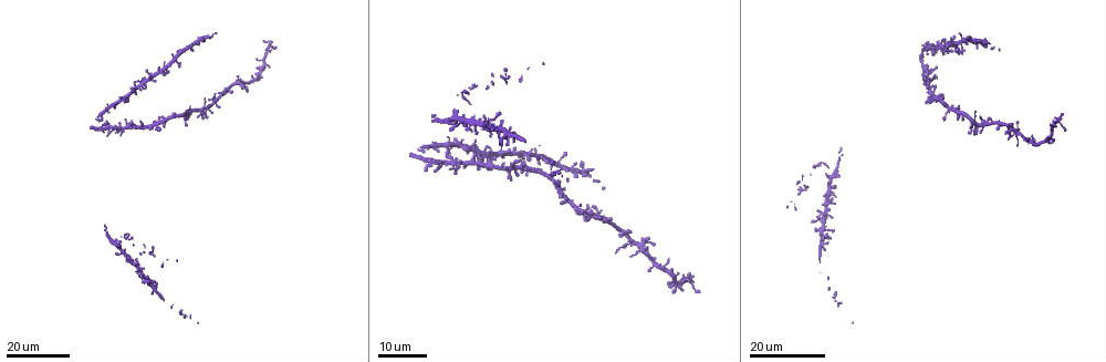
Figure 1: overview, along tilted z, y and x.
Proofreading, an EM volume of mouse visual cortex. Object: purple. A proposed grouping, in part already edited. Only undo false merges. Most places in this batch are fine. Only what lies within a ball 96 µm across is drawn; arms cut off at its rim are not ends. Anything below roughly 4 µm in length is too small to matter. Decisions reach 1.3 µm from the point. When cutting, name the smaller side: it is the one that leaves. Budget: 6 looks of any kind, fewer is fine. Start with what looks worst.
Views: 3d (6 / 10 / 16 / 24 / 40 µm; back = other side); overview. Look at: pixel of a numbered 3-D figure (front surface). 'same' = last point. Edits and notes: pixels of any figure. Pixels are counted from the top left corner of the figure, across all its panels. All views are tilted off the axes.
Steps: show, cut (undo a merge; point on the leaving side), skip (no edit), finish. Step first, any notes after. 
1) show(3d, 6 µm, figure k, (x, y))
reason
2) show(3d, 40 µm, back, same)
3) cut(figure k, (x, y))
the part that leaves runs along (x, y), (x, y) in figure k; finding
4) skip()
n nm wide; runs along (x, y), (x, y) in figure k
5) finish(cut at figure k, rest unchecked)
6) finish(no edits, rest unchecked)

show(3d, 24 µm, figure 1, (157, 124))

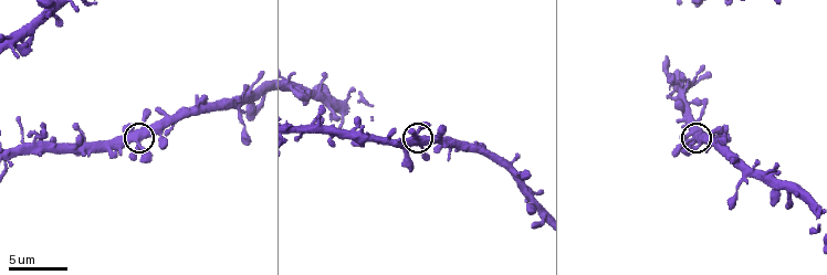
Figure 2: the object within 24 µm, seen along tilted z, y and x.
show(3d, 6 µm, figure 2, (137, 143))
closer look

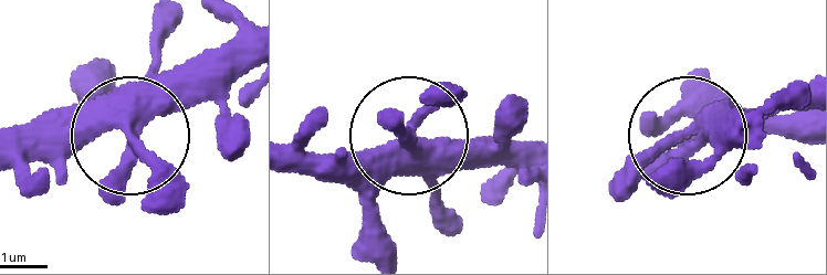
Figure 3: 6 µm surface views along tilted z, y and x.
skip()
450 nm wide; continuous, no second neuron

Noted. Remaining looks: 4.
show(3d, 16 µm, figure 1, (628, 242))
two arms in line, one across

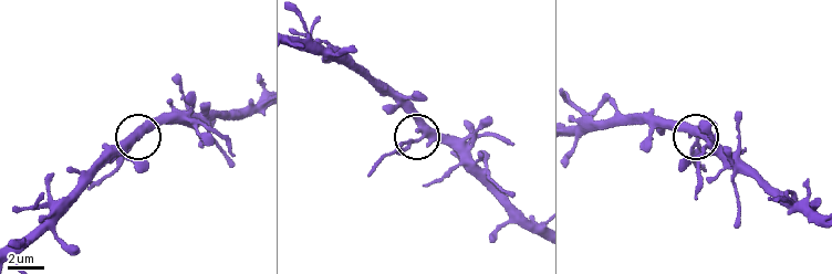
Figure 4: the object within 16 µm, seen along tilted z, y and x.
show(3d, 6 µm, figure 4, (424, 138))

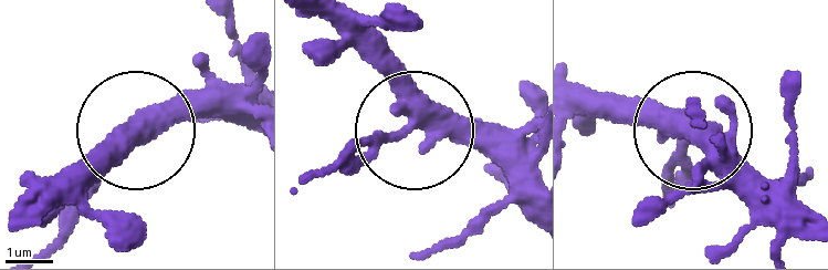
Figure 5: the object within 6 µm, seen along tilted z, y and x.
skip()
310 nm wide; all the same neuron

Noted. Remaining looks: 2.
show(3d, 16 µm, figure 1, (926, 69))
four or more arms meet

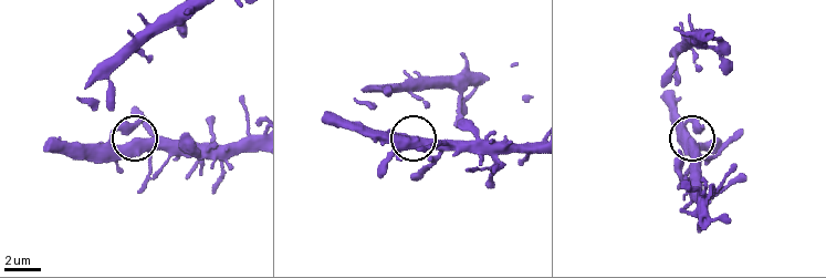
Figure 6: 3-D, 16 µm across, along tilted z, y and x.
show(3d, 10 µm, figure 6, (421, 139))
zoom in

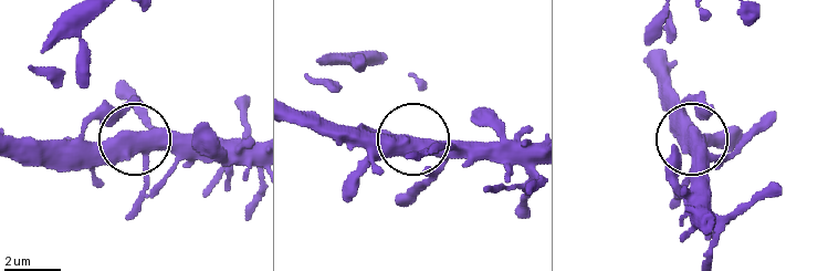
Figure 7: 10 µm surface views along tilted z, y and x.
skip()
runs along (127, 219), (142, 183), (139, 147), (65, 138) in figure 7; all the same neuron

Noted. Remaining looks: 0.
finish(no edits, rest unchecked)

